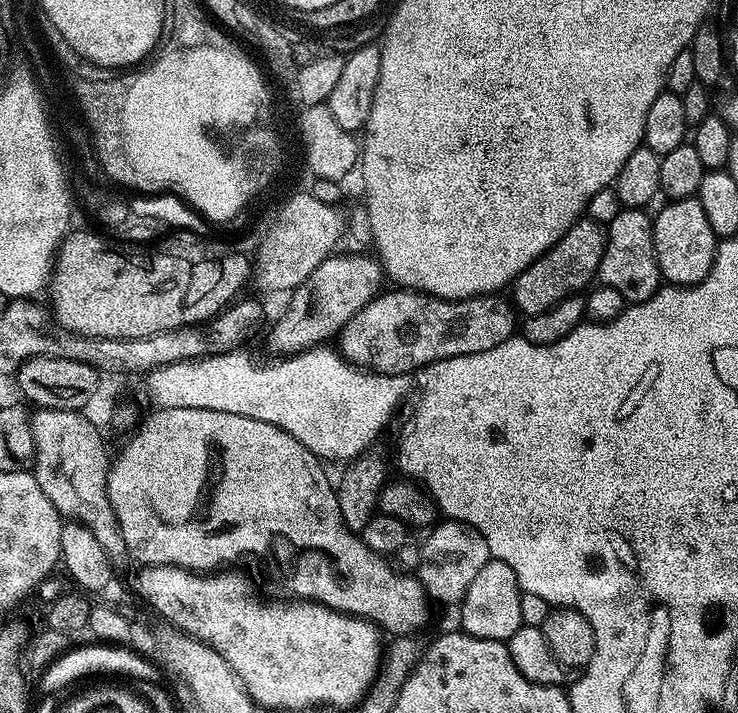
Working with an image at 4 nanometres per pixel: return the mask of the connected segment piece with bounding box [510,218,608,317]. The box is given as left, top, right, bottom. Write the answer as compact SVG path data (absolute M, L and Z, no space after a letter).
M587 218L577 220L553 248L543 252L518 279L512 281L511 303L519 311L521 308L525 317L530 317L550 310L550 306L562 302L567 296L583 293L597 279L607 241L608 234L605 225Z

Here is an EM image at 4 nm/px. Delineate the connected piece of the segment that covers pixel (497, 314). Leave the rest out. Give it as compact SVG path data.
M381 291L341 329L338 351L349 364L399 378L439 360L490 350L506 342L518 328L518 320L516 324L512 317L513 305L505 297L504 301L500 294L443 300L441 296L430 296L427 292L392 291L396 292Z

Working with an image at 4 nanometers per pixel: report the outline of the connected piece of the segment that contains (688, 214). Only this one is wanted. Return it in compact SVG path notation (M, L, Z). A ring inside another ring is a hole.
M698 198L672 200L660 213L655 213L652 237L661 277L669 285L697 284L708 277L716 260L718 237L714 230L710 230L710 222L706 222L706 210L702 210L702 202Z

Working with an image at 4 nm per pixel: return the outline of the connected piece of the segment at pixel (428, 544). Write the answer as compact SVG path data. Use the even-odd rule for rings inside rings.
M451 518L445 519L443 522L437 523L427 533L429 536L419 545L421 558L418 575L424 583L424 587L427 588L429 597L436 599L437 596L442 603L456 606L464 599L470 582L474 582L474 577L478 575L478 570L482 570L482 566L486 566L490 553L486 538L482 538L482 534L477 528L472 528L469 524L463 524L460 520Z

